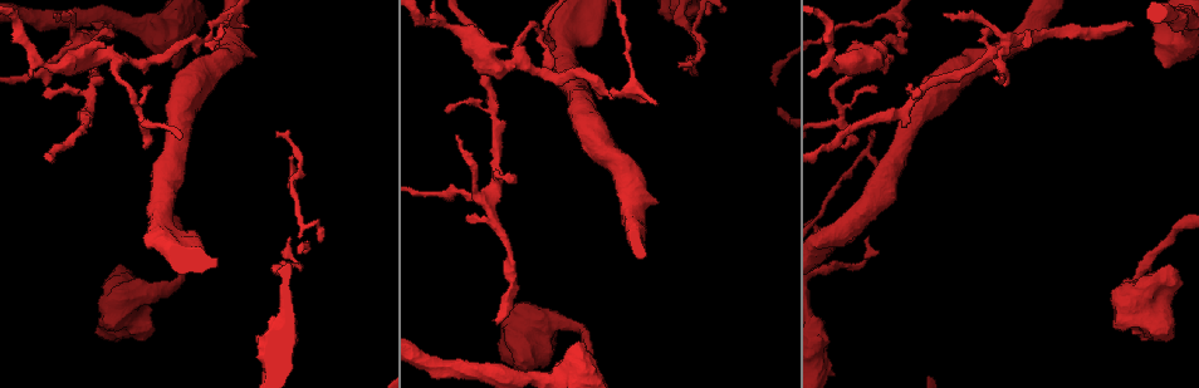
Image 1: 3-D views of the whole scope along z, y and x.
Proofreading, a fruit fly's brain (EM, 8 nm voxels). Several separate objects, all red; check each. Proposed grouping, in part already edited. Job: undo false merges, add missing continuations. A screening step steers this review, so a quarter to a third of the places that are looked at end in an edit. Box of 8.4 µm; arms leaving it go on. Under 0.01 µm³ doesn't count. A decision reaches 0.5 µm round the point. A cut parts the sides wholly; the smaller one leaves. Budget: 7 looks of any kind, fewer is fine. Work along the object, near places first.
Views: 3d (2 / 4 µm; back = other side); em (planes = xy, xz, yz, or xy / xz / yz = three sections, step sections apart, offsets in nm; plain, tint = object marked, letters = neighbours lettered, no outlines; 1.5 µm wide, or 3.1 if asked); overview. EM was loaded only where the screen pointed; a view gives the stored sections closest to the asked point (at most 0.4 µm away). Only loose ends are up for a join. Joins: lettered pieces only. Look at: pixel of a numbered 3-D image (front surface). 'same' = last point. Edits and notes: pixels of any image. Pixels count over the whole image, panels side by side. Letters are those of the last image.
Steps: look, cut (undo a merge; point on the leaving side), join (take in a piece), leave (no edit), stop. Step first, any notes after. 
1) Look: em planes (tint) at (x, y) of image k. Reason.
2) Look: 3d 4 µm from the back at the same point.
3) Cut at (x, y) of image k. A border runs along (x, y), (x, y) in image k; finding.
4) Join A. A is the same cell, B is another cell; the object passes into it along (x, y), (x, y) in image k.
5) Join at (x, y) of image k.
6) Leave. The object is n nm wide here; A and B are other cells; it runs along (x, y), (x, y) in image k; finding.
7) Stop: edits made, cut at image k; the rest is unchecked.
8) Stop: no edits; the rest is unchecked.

Look: em yz step 8 (letters) at (692, 57) of image 1. An open end.

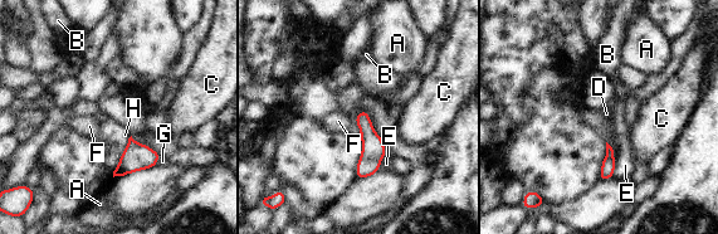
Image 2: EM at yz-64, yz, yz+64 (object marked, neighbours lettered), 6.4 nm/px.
Leave. The object is 110 nm wide here; A, B, C, D, E, F, G and H are other cells; a border runs along (352, 118), (358, 127), (361, 137) in image 2; none of them fits.

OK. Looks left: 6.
Look: em planes (letters) at (546, 34) of image 1. A fork.

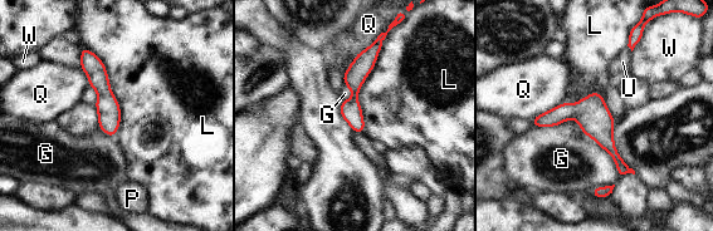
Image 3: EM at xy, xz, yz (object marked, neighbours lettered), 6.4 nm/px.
Leave. The longest contact is with L, 650 nm; G, L, P, Q, U and W are other cells; it runs along (536, 121), (579, 113), (626, 170) in image 3; one neuron here.

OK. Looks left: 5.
Look: em xz step 8 (tint) at (41, 96) of image 1. Free end.

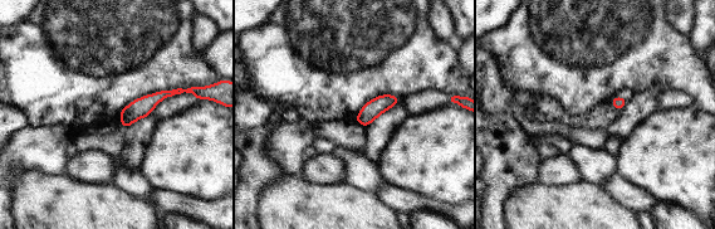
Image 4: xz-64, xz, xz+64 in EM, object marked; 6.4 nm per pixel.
Look: em planes (letters) at the same point.

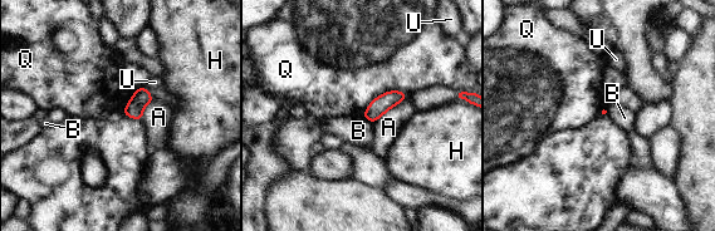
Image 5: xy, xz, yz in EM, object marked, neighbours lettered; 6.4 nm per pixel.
Leave. A, B, H, Q and U are other cells; a border runs along (406, 92), (382, 92), (361, 114) in image 5; none of them fits.

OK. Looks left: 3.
Stop: no edits; the rest is unchecked.

